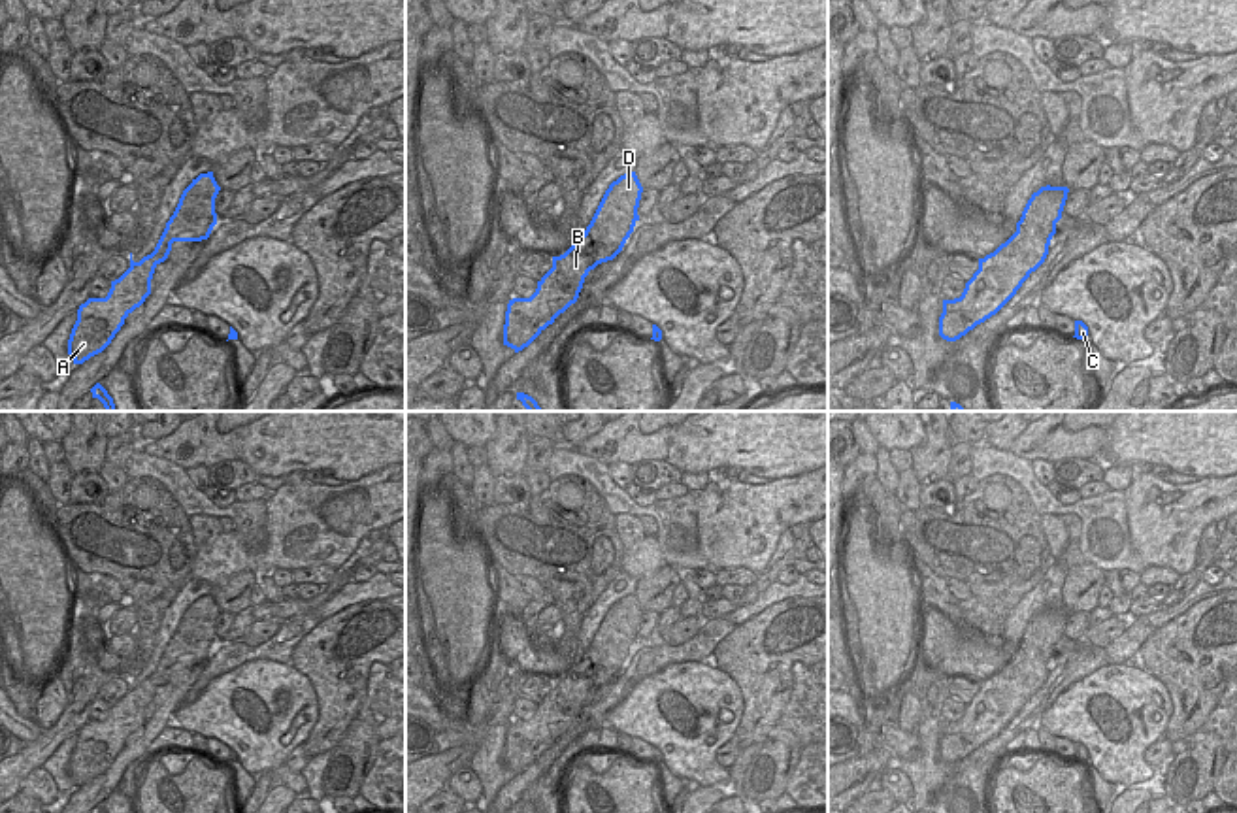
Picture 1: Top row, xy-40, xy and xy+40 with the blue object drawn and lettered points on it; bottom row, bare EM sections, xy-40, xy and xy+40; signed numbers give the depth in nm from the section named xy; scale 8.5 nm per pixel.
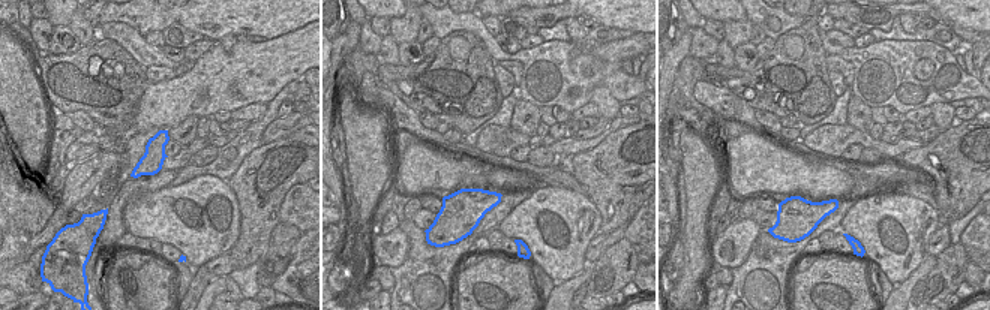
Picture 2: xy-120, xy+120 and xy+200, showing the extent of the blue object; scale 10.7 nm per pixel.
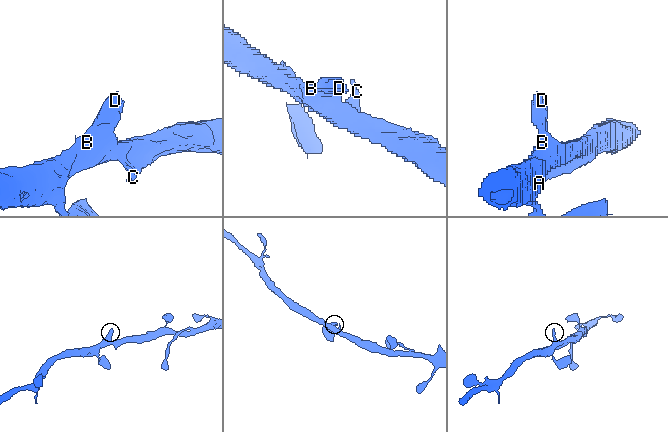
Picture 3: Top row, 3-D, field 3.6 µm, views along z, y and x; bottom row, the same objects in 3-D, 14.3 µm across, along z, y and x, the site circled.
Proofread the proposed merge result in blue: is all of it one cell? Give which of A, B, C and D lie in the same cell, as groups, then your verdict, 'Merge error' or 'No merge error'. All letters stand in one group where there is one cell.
Groups: A B C D. No merge error

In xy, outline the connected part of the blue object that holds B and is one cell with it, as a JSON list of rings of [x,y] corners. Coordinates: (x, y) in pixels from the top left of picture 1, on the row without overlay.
[[[635,594],[609,607],[585,656],[564,677],[553,679],[553,690],[537,704],[536,715],[509,722],[503,768],[522,773],[577,724],[588,694],[613,683],[634,655],[641,615]]]

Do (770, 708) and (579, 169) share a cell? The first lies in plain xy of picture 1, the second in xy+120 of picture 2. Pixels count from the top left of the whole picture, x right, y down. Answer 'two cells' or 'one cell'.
one cell

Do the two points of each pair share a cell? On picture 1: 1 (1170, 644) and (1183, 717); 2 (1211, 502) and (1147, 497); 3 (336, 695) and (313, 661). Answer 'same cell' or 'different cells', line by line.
1: same cell
2: same cell
3: same cell

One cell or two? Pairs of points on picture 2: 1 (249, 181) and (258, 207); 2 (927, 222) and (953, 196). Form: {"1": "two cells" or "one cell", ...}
{"1": "one cell", "2": "two cells"}

